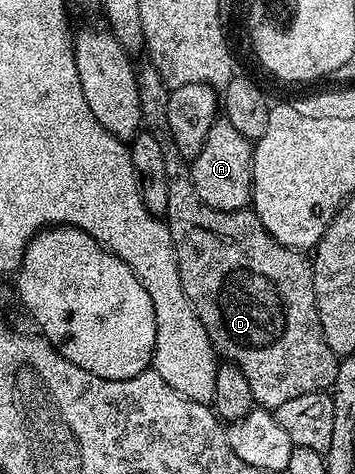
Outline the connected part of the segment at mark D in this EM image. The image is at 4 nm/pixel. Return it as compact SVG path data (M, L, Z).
M145 61L142 67L140 64L136 72L141 122L144 130L159 141L159 149L163 149L163 169L169 182L167 209L163 218L169 225L183 293L187 293L199 321L207 329L214 352L224 362L235 364L239 373L247 377L254 400L262 408L275 409L283 405L283 401L291 401L291 397L303 397L303 393L329 391L335 381L339 357L331 345L327 345L321 332L313 292L313 265L306 252L279 245L279 241L263 229L252 209L216 211L197 196L191 178L190 160L179 153L171 137L171 125L167 125L167 101L171 88L163 81L152 61Z

